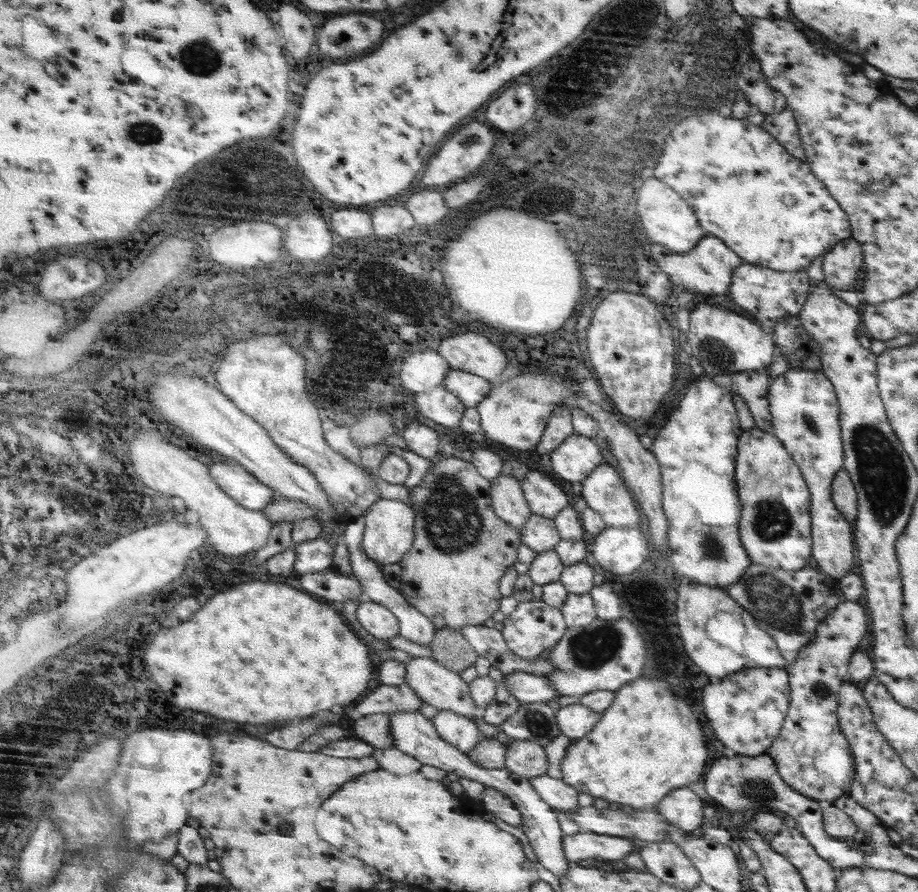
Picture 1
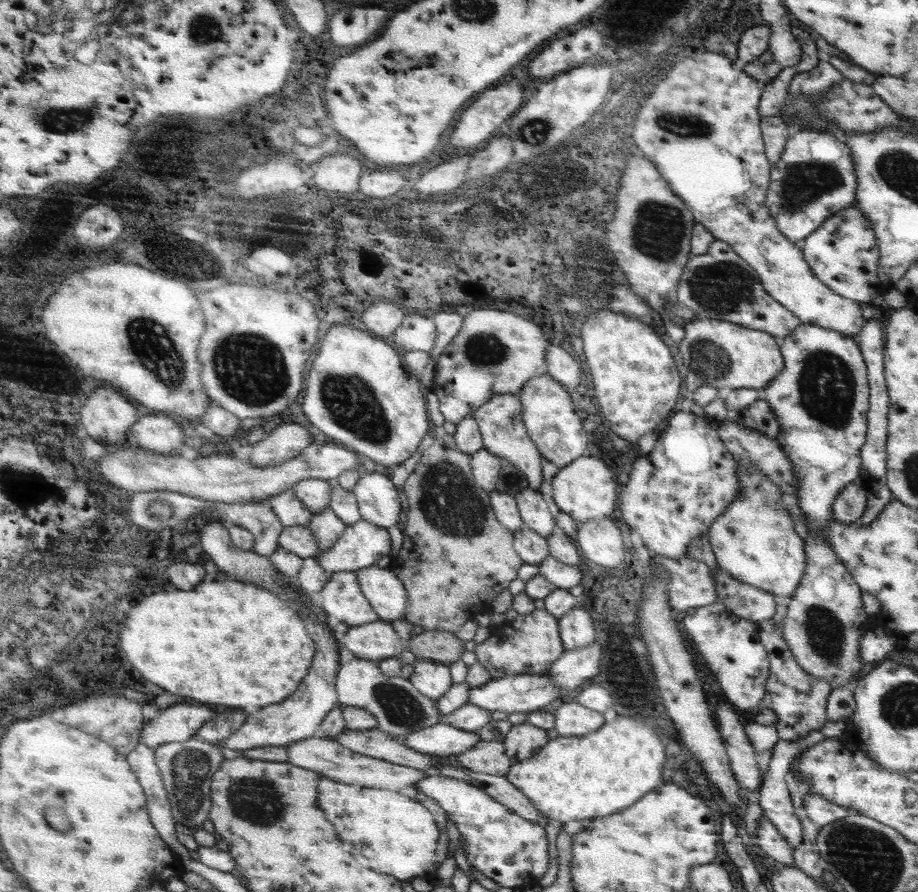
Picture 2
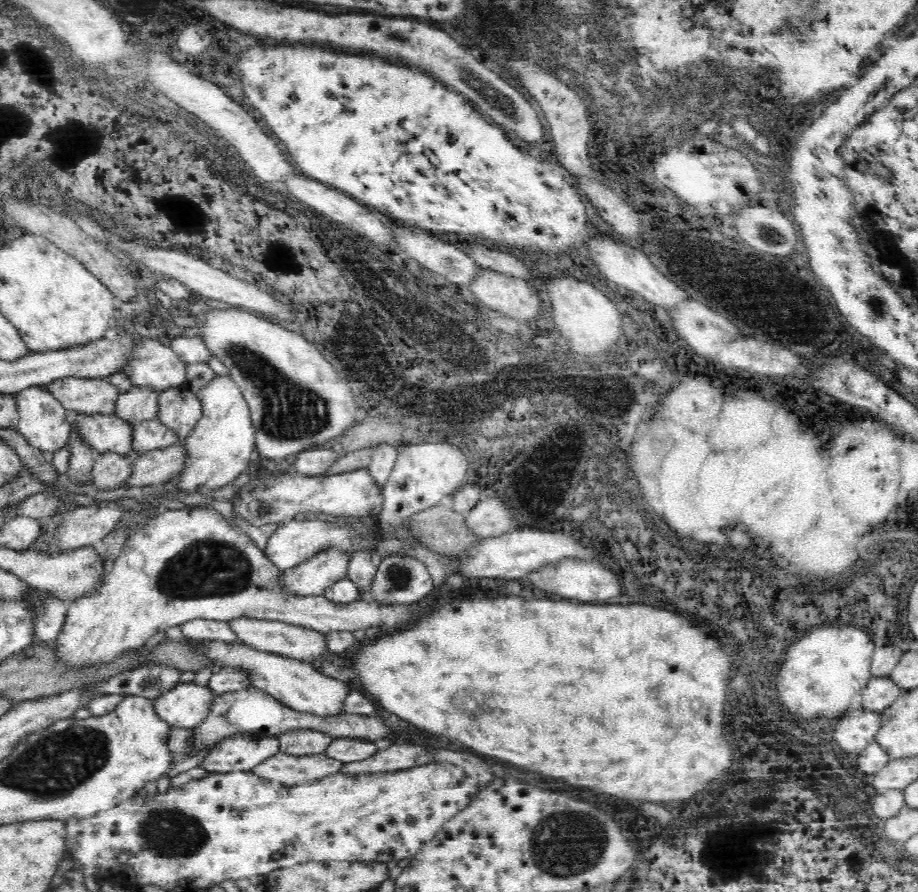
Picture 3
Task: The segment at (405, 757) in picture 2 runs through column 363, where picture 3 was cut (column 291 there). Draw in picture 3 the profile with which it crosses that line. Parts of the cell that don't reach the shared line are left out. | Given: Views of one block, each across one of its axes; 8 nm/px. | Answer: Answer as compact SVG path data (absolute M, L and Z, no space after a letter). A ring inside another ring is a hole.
M292 730L278 736L280 740L280 752L292 754L292 756L308 756L308 754L324 754L334 738L326 732L318 730Z

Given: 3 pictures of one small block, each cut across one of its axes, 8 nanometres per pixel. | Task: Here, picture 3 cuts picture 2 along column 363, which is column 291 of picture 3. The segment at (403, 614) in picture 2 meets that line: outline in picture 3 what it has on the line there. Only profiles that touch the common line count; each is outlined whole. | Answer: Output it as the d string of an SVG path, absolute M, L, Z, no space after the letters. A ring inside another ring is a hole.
M330 546L322 548L316 556L300 564L298 568L292 568L282 574L284 586L290 588L290 592L302 594L302 596L316 596L324 594L326 588L332 584L348 578L348 568L352 564L352 554L346 554L346 550Z

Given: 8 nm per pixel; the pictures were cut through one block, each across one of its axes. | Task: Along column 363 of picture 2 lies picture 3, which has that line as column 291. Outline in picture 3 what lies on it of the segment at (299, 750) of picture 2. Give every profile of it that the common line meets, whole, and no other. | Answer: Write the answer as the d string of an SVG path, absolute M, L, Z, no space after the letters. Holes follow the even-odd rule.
M278 752L268 760L260 762L252 772L262 780L280 782L286 786L314 784L326 776L340 774L342 760L324 754L308 754L308 756L292 756L286 752Z

